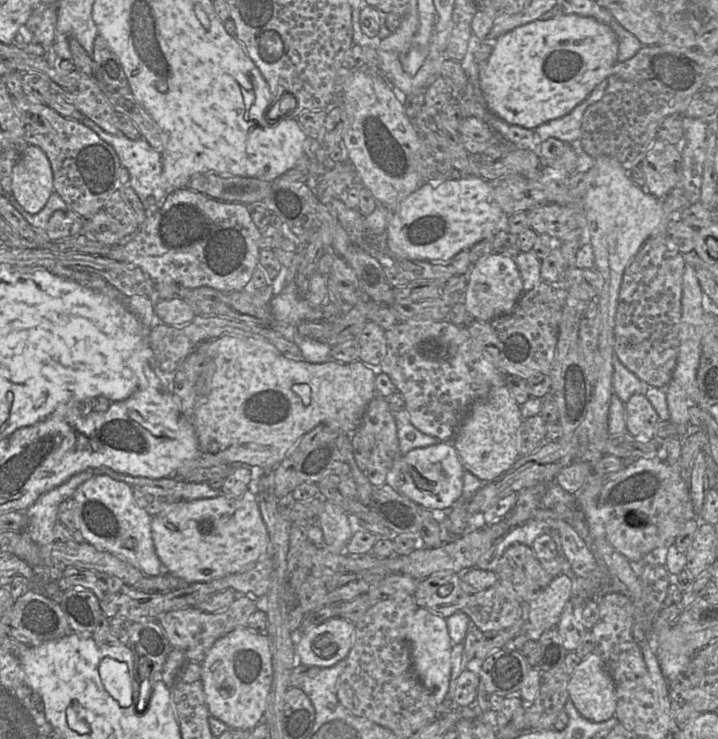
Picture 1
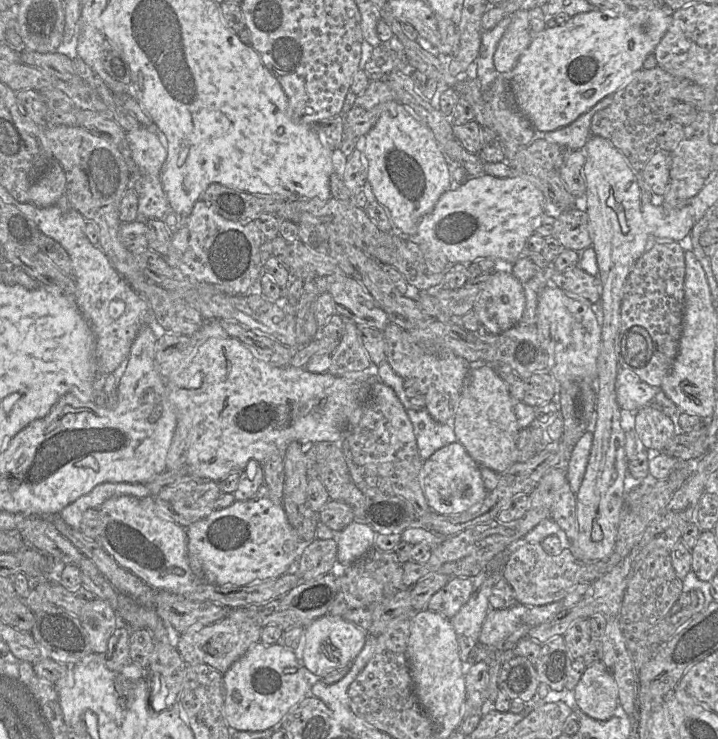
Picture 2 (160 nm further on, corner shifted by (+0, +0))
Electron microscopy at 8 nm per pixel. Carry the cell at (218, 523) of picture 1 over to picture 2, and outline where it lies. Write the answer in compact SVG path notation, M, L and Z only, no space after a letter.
M264 484L250 499L236 500L232 505L214 510L208 517L191 524L186 529L187 551L190 566L196 579L219 585L246 586L268 578L286 574L297 560L299 536L288 522L282 504L271 499Z

